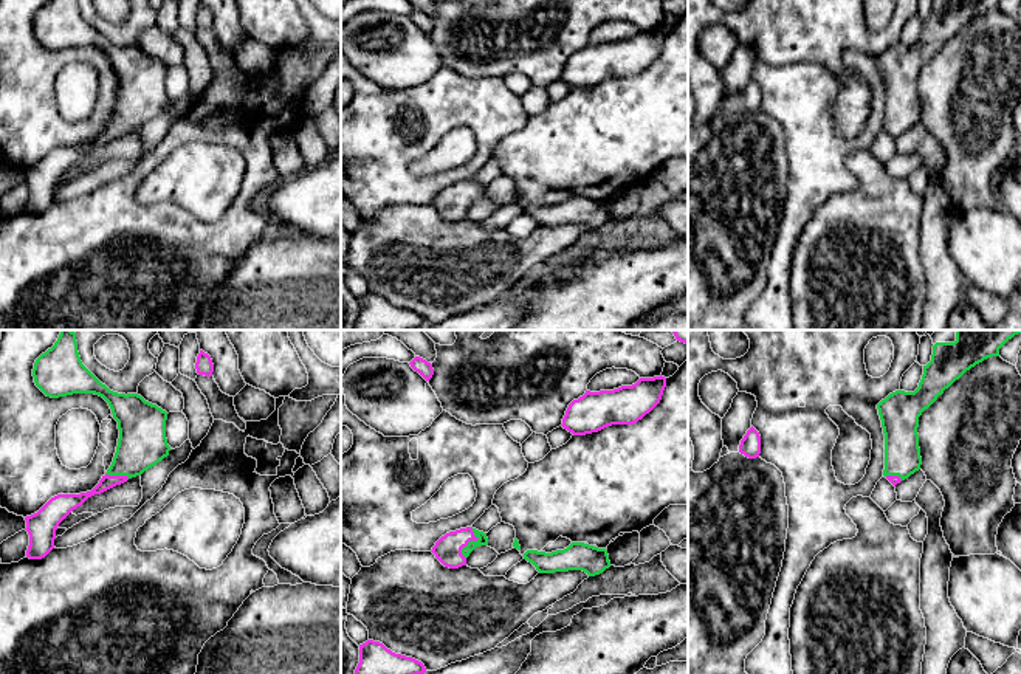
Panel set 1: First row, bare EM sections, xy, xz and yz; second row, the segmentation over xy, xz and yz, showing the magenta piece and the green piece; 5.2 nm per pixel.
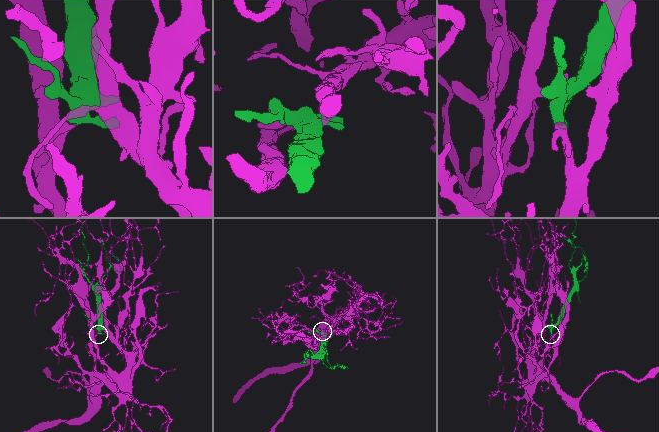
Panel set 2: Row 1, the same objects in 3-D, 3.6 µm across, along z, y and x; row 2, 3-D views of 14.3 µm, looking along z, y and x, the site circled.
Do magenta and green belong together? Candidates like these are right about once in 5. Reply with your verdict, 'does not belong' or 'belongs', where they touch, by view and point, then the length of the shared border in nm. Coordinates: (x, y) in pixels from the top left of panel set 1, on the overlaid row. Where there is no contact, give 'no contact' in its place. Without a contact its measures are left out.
belongs; contact xz (470, 539); length 170 nm

